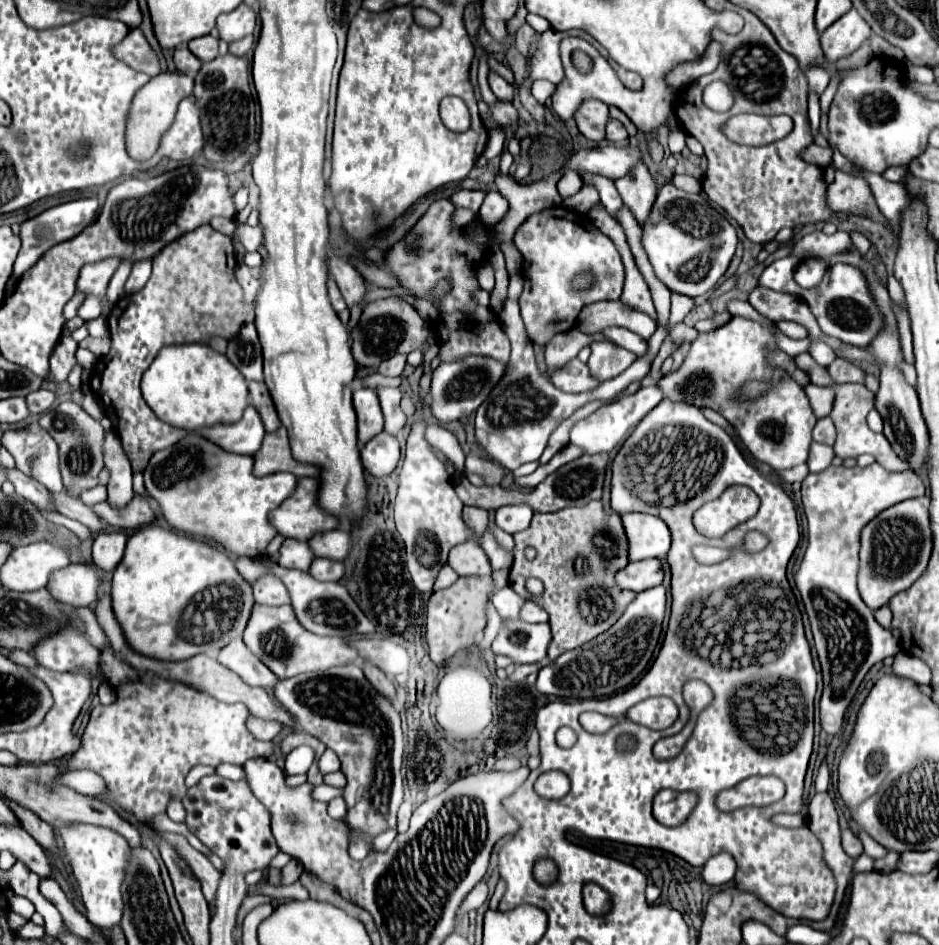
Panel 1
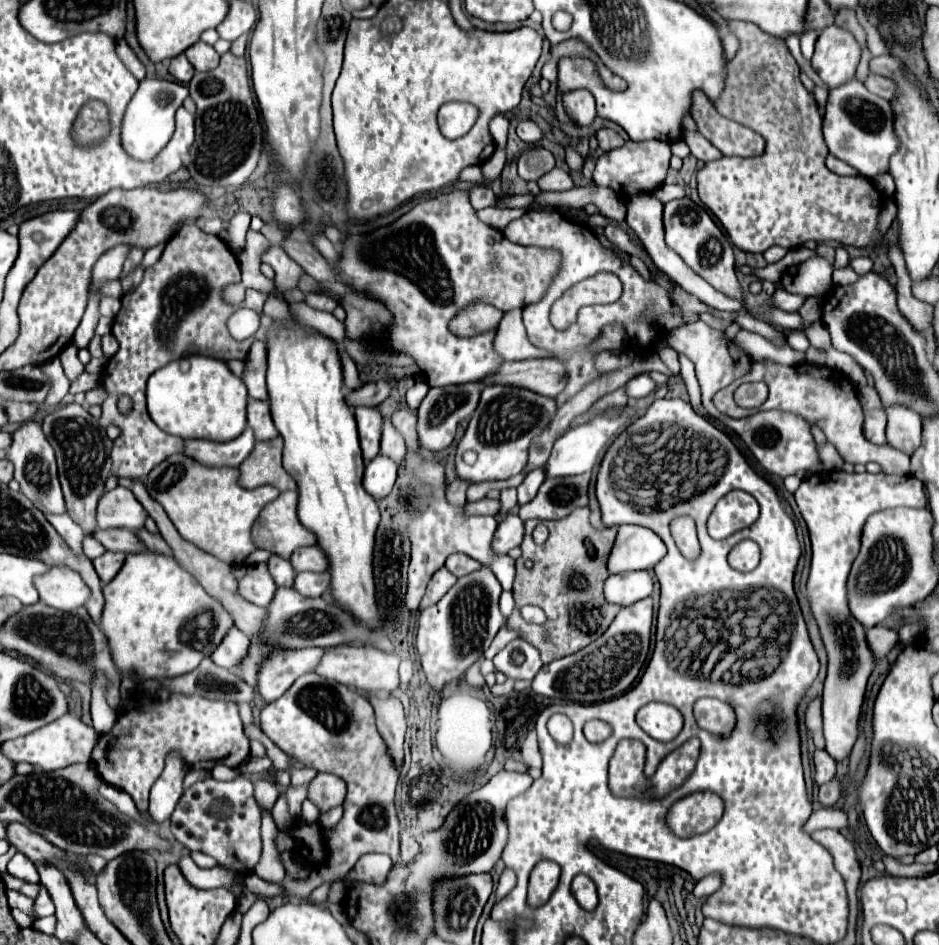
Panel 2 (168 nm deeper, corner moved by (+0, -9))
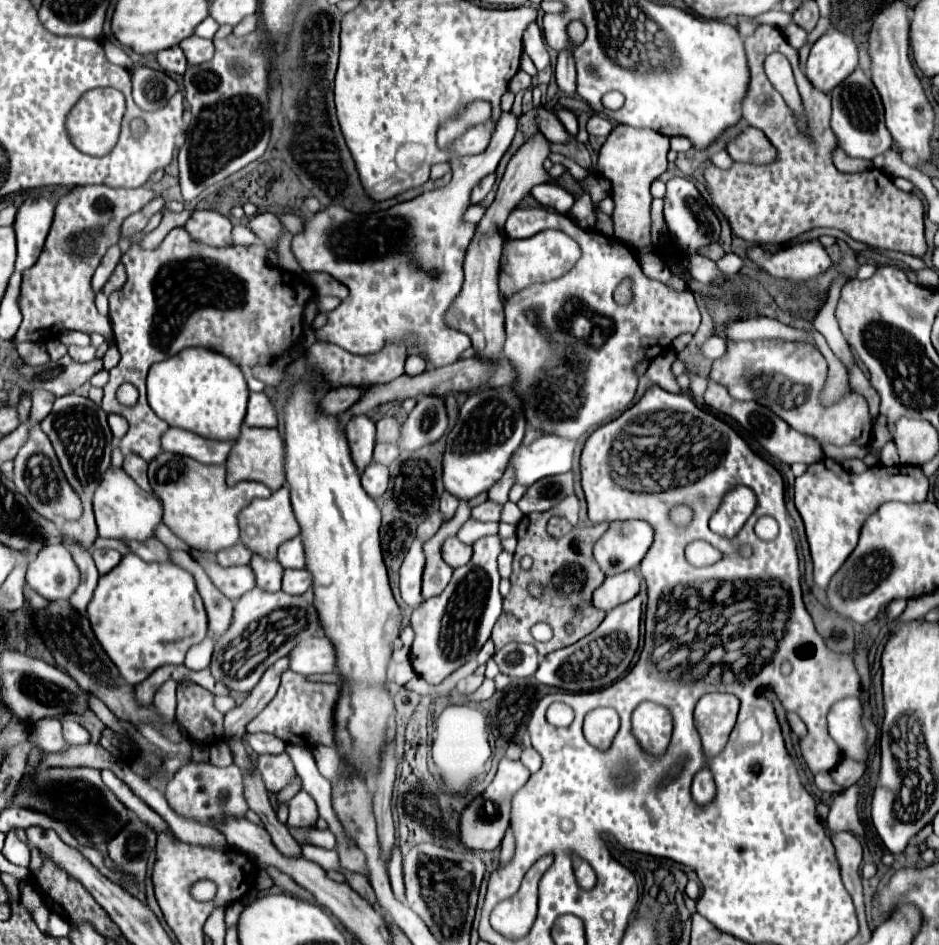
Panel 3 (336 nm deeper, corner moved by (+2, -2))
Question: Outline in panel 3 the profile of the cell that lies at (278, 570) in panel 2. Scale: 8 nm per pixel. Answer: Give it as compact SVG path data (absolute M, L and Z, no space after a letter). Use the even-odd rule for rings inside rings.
M259 555L251 557L249 567L253 569L257 577L257 587L275 593L281 589L281 577L283 577L283 567L277 561L265 561Z

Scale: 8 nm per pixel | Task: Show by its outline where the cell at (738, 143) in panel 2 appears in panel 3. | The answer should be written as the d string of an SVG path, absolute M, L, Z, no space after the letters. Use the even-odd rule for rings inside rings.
M755 127L745 129L739 137L729 141L727 153L731 155L733 161L753 165L767 165L777 159L777 149L773 149L771 141Z

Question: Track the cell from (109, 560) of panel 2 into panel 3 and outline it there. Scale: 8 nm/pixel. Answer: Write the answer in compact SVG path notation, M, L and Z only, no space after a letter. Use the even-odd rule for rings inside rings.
M95 549L93 551L93 561L97 565L97 571L101 575L105 575L121 561L121 555L117 551L113 551L113 549Z

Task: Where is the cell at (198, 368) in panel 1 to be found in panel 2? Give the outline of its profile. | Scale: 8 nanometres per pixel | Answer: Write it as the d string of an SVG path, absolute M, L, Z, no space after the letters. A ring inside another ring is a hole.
M185 356L169 362L153 372L147 382L147 408L151 420L167 434L181 438L207 438L215 442L229 442L237 438L245 426L247 388L225 362L209 356Z

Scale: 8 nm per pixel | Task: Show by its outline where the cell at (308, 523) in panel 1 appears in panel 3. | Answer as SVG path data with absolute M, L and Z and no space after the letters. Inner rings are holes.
M283 485L281 489L277 489L271 497L267 499L253 499L247 509L243 509L237 515L239 521L239 529L241 529L241 543L255 555L265 557L265 559L275 559L277 557L277 547L285 541L289 541L291 537L297 537L299 531L299 523L293 515L291 509L291 501L289 501L289 487Z

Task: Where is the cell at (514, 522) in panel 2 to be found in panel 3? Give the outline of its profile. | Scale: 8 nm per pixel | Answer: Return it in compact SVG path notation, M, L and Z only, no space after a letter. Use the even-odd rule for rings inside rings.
M497 535L481 537L473 545L473 557L467 565L457 567L445 591L437 597L421 603L411 615L411 627L415 639L411 645L411 665L419 677L431 685L439 685L447 675L475 657L485 641L491 637L491 629L501 615L499 573L497 555L501 553L501 541Z

